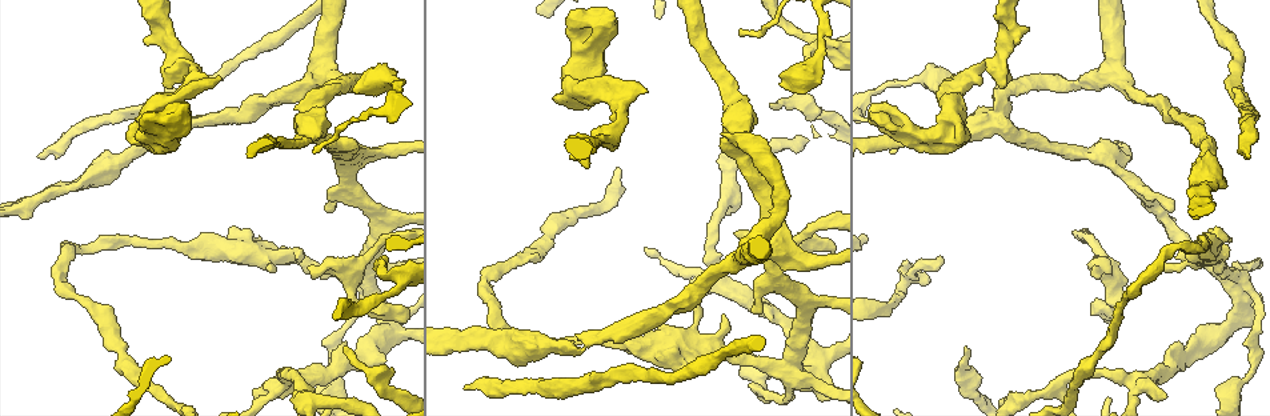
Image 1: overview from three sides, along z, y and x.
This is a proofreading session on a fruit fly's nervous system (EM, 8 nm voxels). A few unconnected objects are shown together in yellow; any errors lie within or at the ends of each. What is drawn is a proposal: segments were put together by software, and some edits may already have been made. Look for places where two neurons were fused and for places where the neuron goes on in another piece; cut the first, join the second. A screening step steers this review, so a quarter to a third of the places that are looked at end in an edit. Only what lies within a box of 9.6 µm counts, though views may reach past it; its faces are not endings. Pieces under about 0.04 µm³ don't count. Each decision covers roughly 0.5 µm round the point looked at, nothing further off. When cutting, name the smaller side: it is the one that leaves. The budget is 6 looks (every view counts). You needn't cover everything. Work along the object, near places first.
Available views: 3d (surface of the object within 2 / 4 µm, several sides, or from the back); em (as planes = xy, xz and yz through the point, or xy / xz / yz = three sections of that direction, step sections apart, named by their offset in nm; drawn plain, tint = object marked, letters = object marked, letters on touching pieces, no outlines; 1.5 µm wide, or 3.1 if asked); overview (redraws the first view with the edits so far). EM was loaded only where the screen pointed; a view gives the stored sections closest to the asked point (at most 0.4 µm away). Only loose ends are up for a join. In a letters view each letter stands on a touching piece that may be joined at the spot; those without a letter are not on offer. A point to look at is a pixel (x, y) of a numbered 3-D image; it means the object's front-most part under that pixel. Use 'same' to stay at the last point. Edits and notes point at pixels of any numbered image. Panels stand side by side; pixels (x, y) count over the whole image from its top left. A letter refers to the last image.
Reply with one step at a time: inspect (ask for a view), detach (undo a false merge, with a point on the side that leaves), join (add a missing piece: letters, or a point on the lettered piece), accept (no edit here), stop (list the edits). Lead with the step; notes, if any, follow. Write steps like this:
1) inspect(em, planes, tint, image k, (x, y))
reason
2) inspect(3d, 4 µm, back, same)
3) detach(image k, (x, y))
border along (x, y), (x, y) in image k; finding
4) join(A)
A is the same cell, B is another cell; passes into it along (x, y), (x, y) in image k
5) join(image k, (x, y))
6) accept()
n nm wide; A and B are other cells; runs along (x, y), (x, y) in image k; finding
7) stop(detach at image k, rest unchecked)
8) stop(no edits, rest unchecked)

inspect(em, planes, letters, image 1, (647, 91))
branch stops here

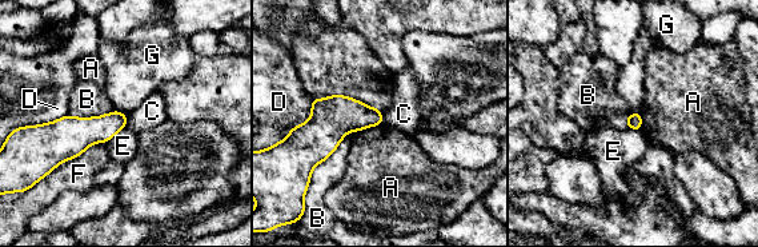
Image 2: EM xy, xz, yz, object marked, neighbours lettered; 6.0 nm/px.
accept()
A, B, C, D, E, F and G are other cells; none of them fits

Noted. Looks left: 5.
inspect(em, yz, step 4, tint, image 1, (39, 158))
branch stops here

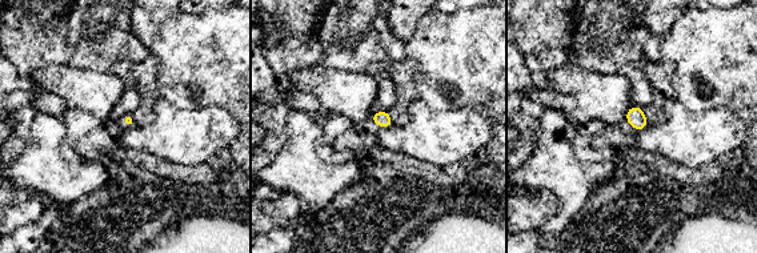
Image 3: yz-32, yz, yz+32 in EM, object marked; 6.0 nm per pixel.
inspect(em, planes, letters, same)

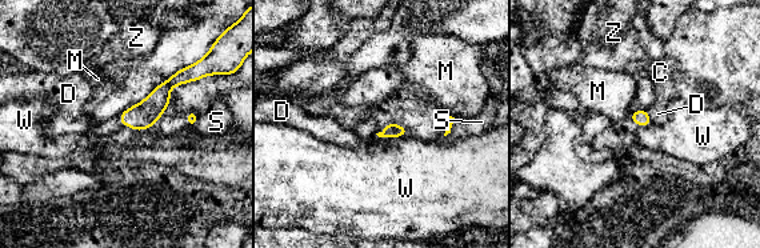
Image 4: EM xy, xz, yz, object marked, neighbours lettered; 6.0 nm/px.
accept()
C, D, M, S, W and Z are other cells; border along (376, 134), (379, 136), (407, 135) in image 4; none of them fits

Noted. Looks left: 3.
inspect(em, planes, letters, image 1, (1164, 396))
stops while still wide

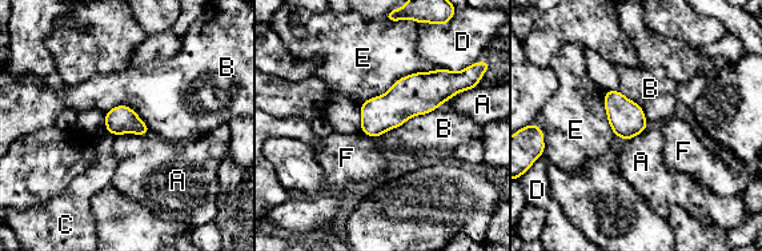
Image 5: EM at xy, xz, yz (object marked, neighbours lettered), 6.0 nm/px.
accept()
A, B, C, D, E and F are other cells; border along (149, 132), (116, 134), (113, 136) in image 5; no lettered piece goes on from it

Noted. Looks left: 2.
stop(no edits, rest unchecked)

